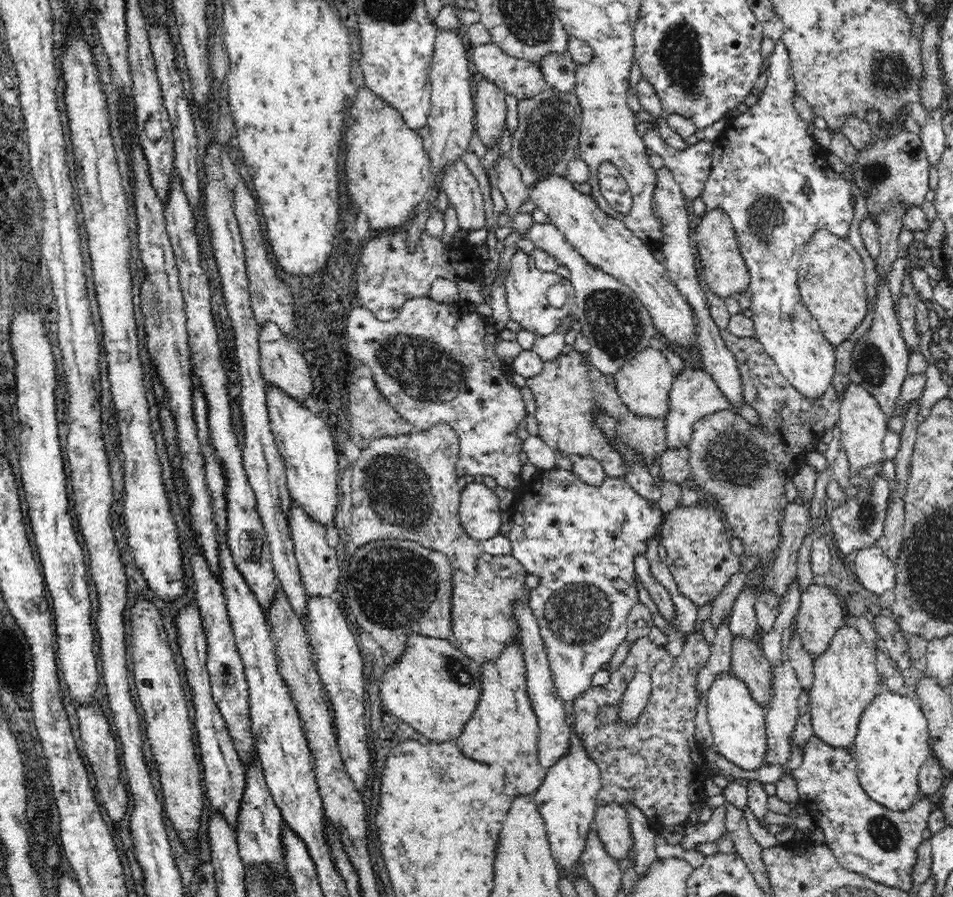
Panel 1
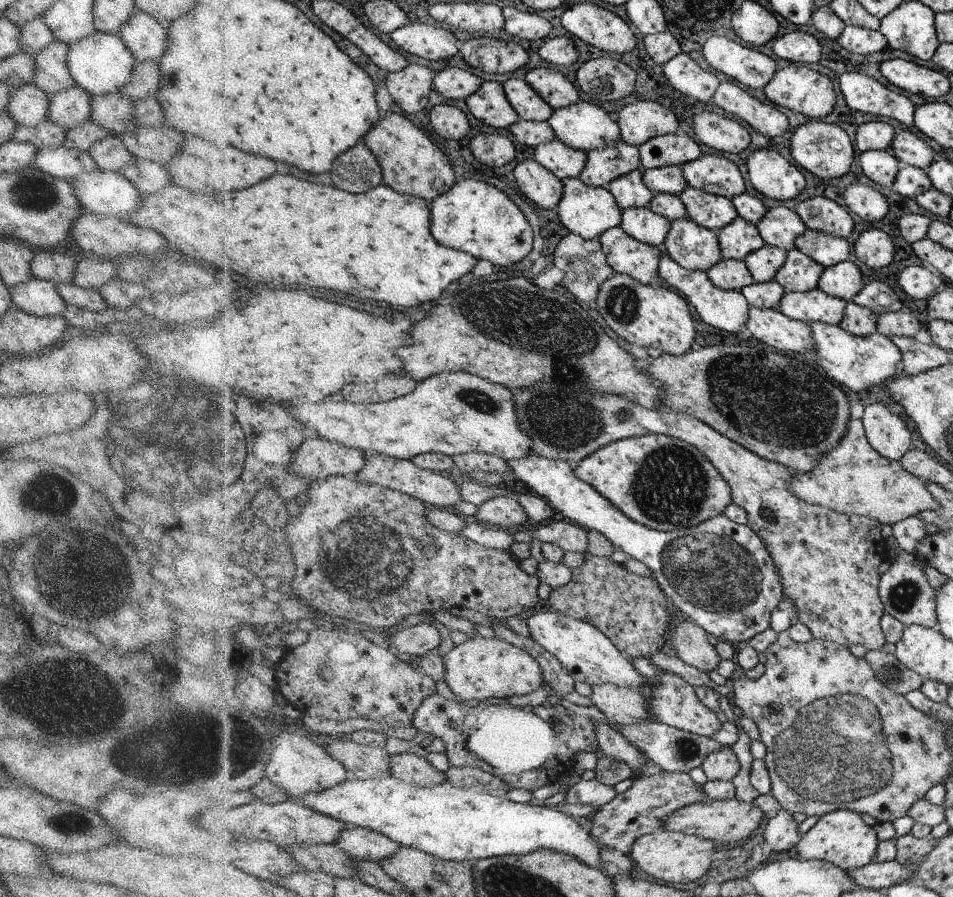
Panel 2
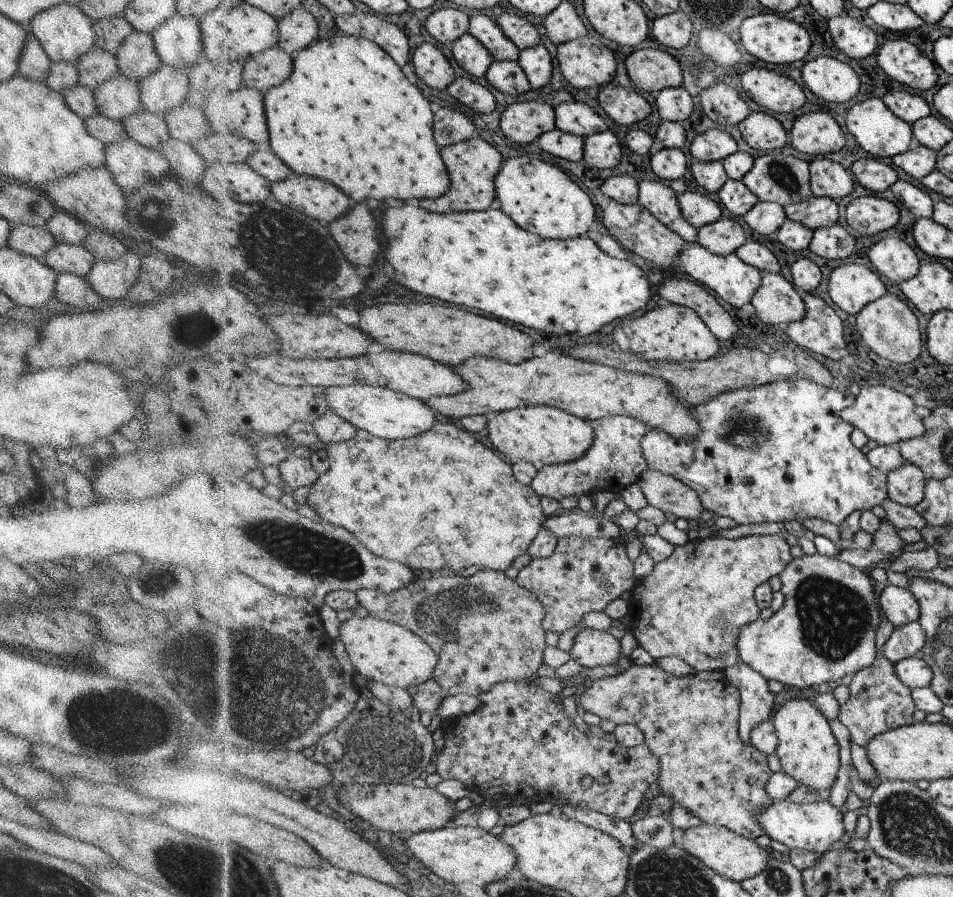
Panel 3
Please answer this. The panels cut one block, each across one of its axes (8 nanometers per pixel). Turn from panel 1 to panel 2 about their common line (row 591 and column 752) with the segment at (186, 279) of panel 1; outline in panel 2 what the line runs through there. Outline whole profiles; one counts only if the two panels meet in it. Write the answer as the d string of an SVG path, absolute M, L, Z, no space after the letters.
M765 244L758 252L752 252L743 261L750 269L755 282L765 283L774 280L786 257L786 250Z

